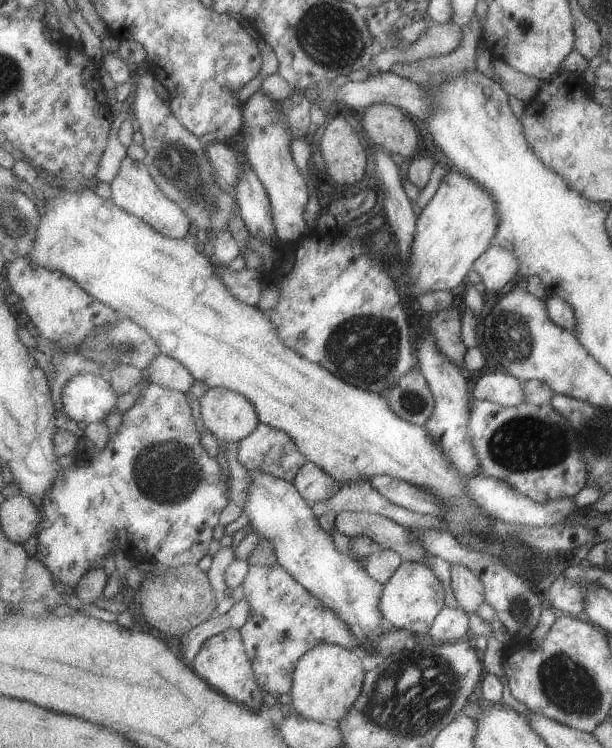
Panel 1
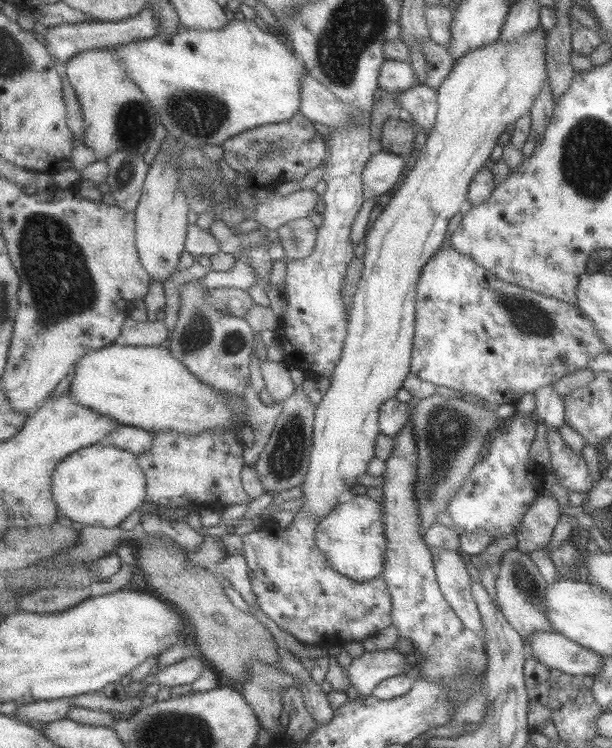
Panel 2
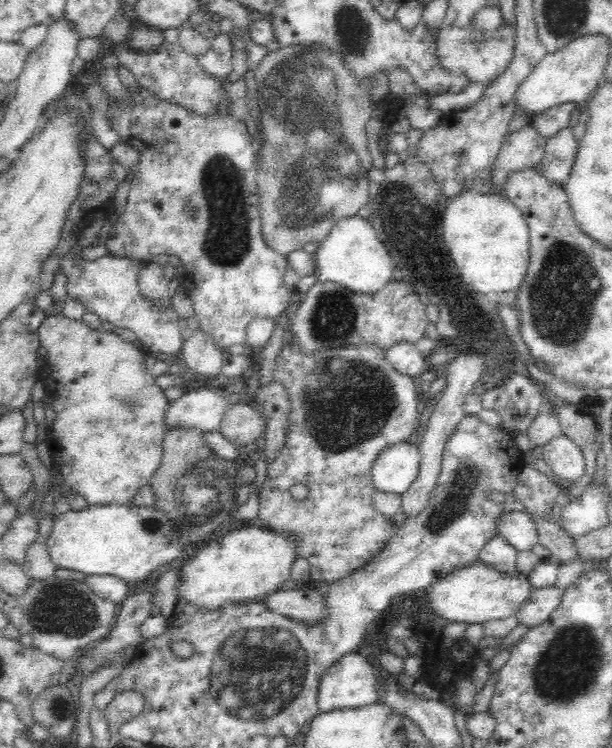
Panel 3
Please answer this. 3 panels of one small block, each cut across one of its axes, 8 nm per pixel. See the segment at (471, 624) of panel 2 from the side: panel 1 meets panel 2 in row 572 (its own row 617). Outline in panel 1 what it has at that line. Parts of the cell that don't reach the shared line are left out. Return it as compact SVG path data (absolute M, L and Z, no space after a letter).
M460 606L456 608L445 607L435 619L430 635L437 641L449 642L469 638L471 630L471 617Z

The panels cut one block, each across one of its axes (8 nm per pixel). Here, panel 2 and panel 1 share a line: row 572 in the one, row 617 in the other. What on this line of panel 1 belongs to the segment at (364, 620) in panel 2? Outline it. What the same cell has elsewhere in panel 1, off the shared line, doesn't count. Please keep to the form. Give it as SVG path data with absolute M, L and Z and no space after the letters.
M250 565L243 592L252 612L240 631L258 683L273 697L292 692L299 660L316 646L331 643L358 650L356 636L343 618L307 590L284 566Z

